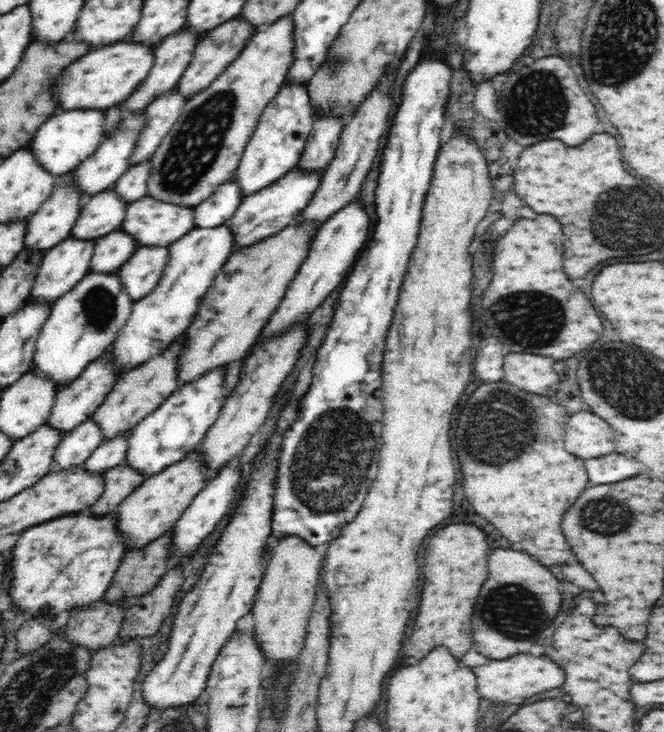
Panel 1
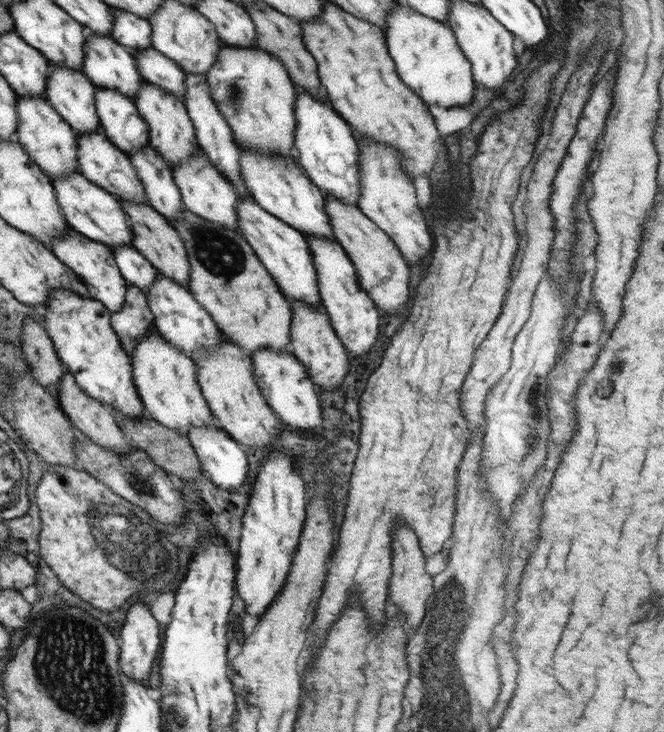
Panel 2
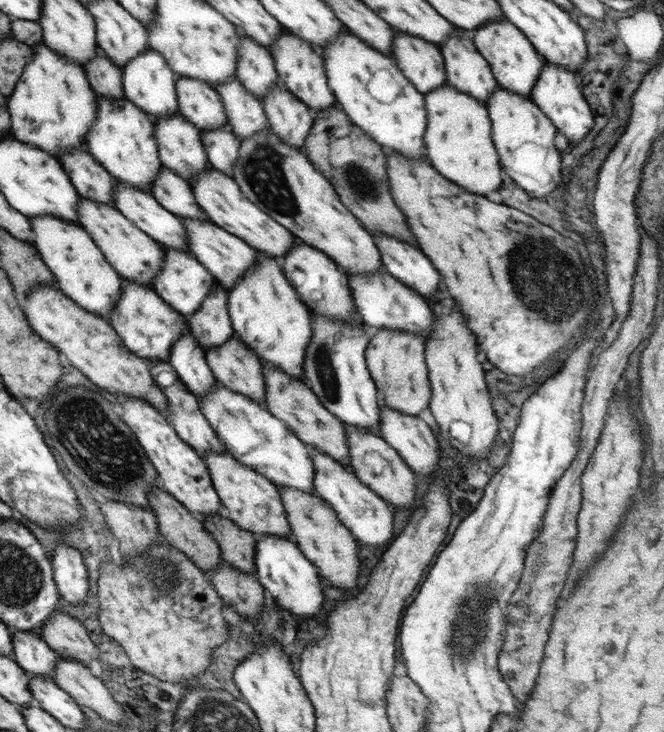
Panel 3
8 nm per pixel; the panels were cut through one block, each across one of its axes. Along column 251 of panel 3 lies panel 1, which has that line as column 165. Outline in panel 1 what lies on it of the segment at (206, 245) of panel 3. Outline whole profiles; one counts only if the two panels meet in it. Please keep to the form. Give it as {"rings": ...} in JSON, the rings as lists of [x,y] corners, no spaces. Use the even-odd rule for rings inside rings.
{"rings":[[[139,246],[118,268],[122,287],[133,301],[148,296],[156,288],[170,257],[168,247]]]}

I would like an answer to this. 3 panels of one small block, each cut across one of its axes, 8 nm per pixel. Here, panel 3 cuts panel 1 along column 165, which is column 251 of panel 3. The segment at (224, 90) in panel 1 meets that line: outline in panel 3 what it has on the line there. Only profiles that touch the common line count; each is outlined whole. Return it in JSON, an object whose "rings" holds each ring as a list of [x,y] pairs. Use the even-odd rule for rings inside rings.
{"rings":[[[267,126],[250,138],[240,139],[238,151],[237,162],[234,164],[234,172],[231,176],[239,183],[243,193],[251,199],[252,203],[260,207],[260,210],[286,227],[300,241],[327,254],[347,274],[376,274],[380,270],[385,270],[374,236],[340,202],[334,186],[320,171],[316,170],[314,164],[308,161],[304,149],[292,148],[284,144],[282,138],[276,136],[272,128]]]}

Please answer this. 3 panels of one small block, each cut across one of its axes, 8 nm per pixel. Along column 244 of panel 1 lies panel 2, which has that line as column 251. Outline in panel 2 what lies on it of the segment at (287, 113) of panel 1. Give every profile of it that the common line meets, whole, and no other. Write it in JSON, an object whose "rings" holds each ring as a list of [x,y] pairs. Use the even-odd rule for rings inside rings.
{"rings":[[[239,147],[239,169],[250,196],[270,214],[299,230],[306,238],[320,235],[335,239],[329,216],[325,211],[325,195],[305,174],[303,169],[294,162],[278,156],[264,156],[252,149]]]}

